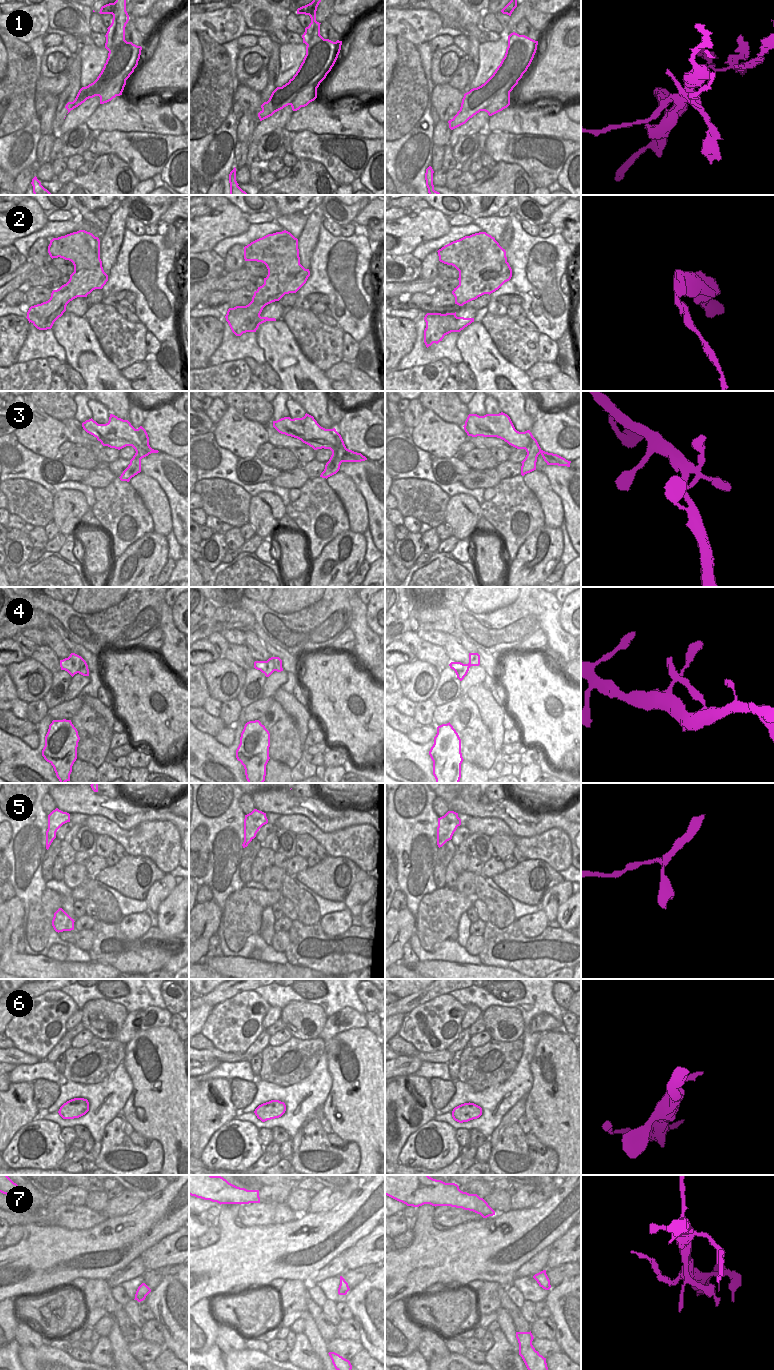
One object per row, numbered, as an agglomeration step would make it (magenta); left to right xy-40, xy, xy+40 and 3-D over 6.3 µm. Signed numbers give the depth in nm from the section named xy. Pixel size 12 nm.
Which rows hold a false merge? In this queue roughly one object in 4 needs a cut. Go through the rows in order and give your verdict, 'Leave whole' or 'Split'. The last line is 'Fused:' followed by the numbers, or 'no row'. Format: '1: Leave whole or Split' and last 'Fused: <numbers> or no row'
1: Split
2: Split
3: Leave whole
4: Leave whole
5: Leave whole
6: Leave whole
7: Leave whole
Fused: 1, 2.

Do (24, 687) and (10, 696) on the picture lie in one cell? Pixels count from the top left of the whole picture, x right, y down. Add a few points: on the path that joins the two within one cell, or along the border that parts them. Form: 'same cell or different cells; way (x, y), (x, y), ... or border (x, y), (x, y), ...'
different cells; border (10, 678), (18, 698)

